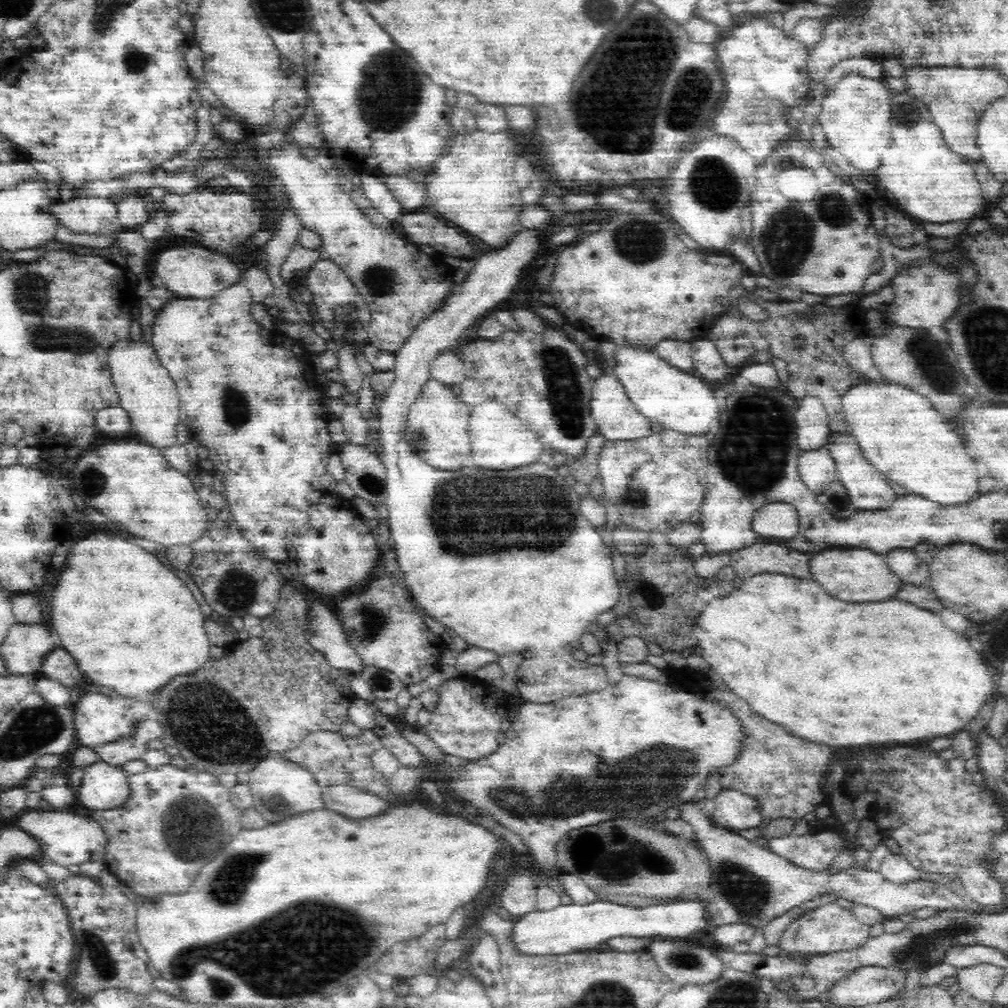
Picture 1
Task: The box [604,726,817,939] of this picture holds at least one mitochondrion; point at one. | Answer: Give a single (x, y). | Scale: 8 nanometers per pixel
(748, 895)

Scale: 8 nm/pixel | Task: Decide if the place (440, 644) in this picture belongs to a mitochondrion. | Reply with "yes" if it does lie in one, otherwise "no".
no

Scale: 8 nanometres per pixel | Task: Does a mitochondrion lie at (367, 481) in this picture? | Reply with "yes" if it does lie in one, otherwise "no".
yes

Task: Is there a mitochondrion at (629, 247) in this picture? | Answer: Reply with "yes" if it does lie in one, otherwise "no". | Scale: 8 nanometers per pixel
yes

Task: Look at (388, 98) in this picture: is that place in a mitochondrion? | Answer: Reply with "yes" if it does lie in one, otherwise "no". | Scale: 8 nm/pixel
yes

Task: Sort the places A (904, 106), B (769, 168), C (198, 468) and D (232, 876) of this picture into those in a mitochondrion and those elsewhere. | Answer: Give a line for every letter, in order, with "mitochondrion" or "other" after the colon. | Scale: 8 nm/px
A: mitochondrion
B: other
C: other
D: mitochondrion

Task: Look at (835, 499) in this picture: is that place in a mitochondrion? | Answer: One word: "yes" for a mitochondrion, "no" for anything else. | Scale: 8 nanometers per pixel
yes

